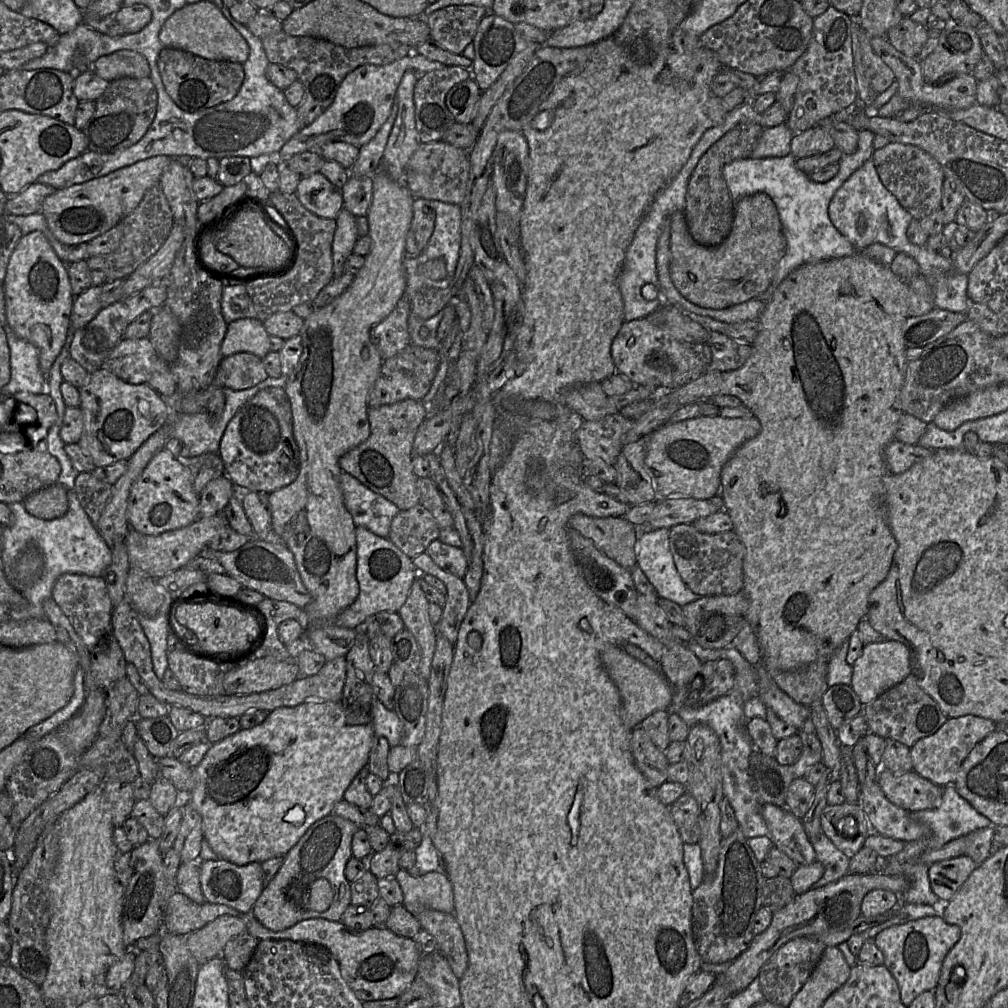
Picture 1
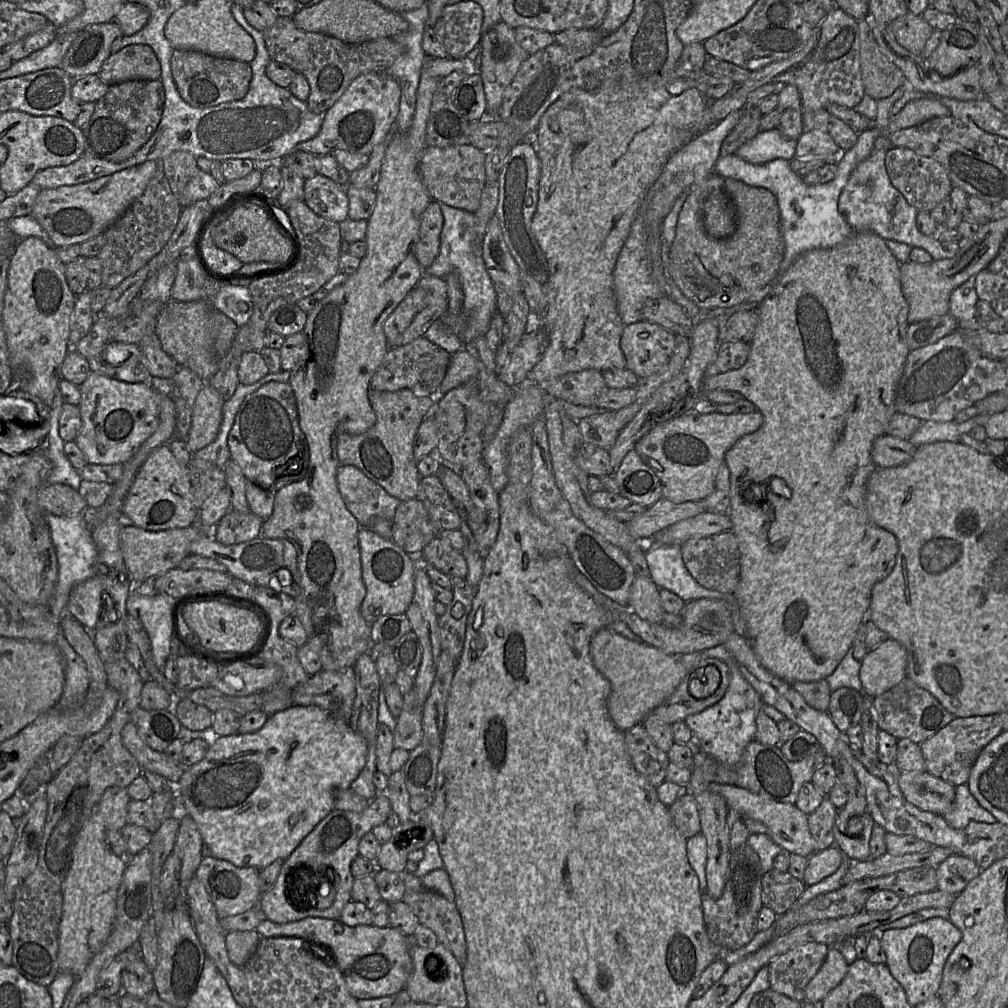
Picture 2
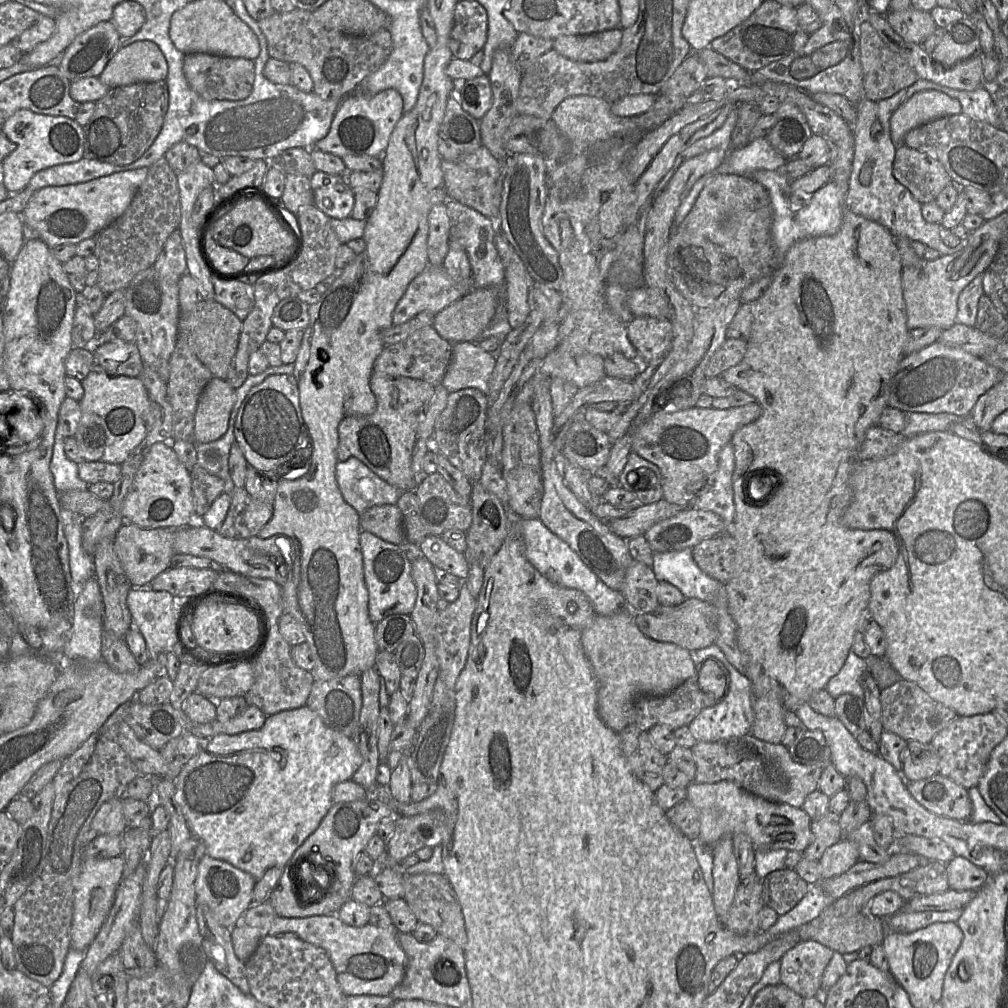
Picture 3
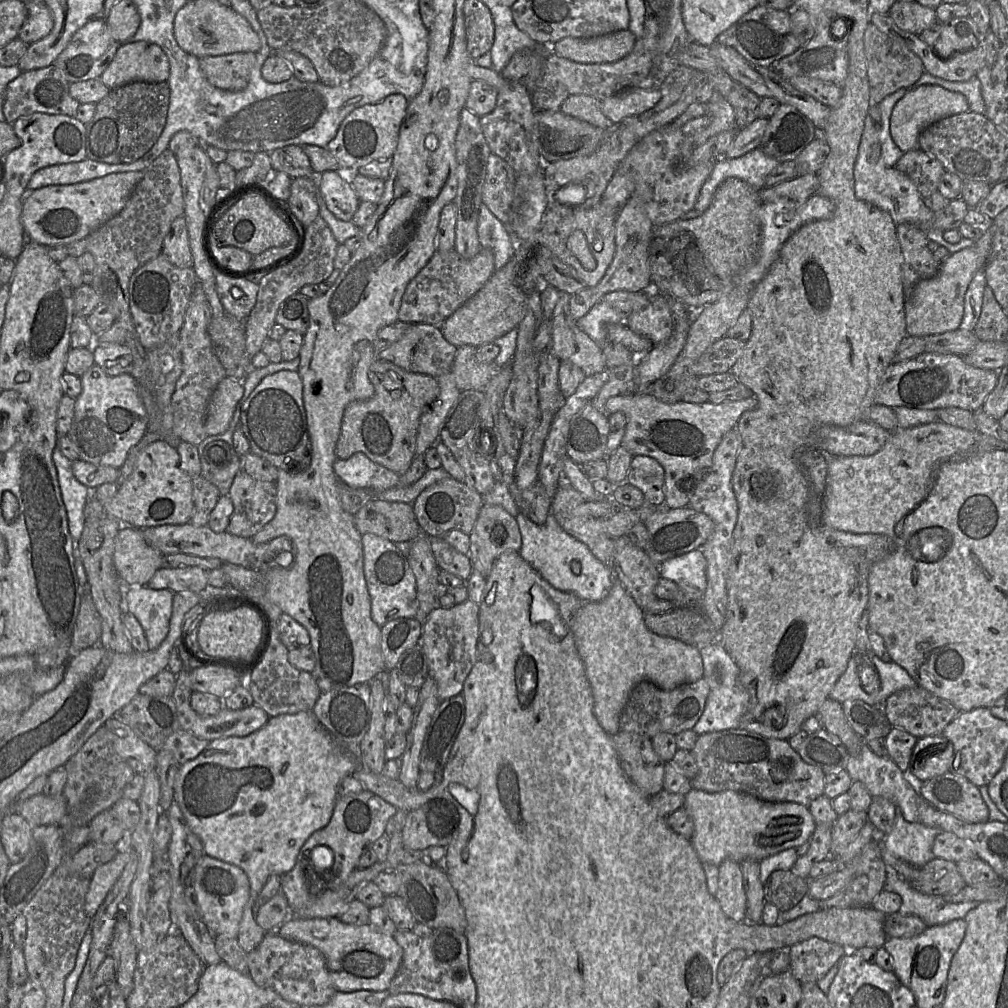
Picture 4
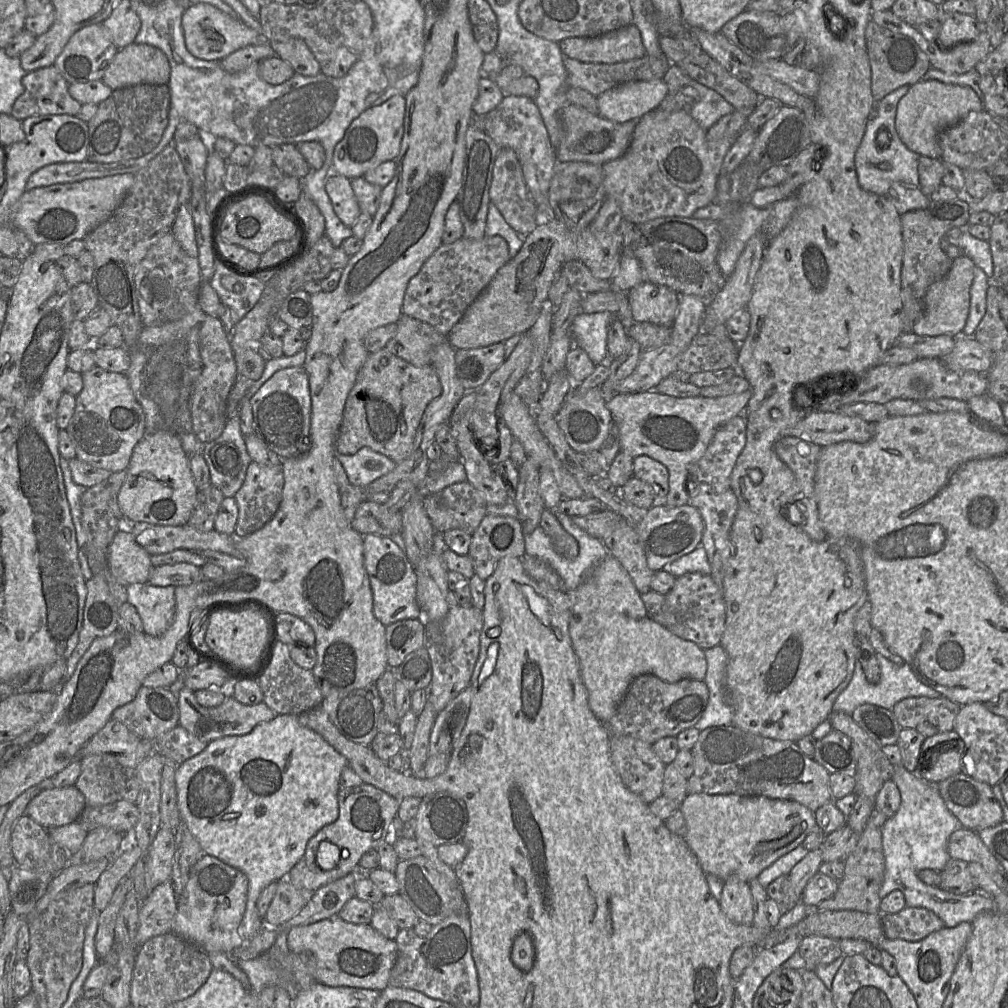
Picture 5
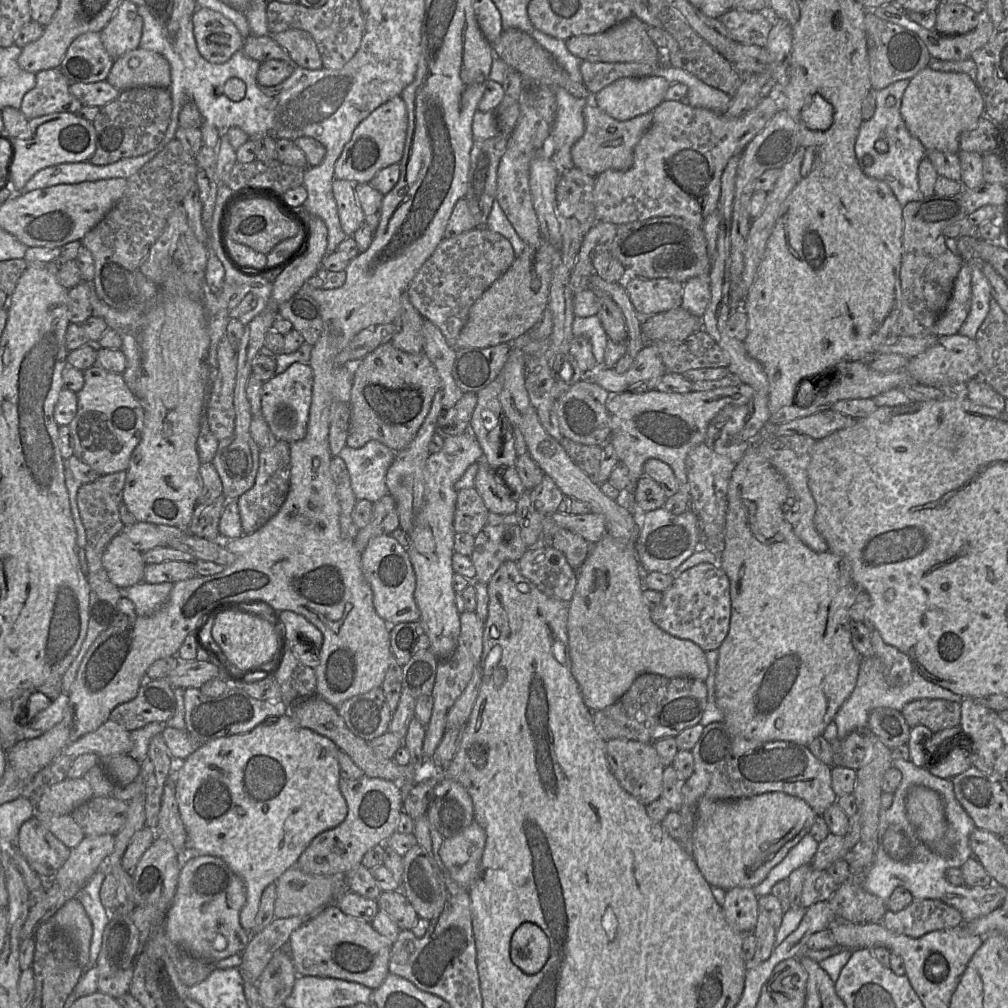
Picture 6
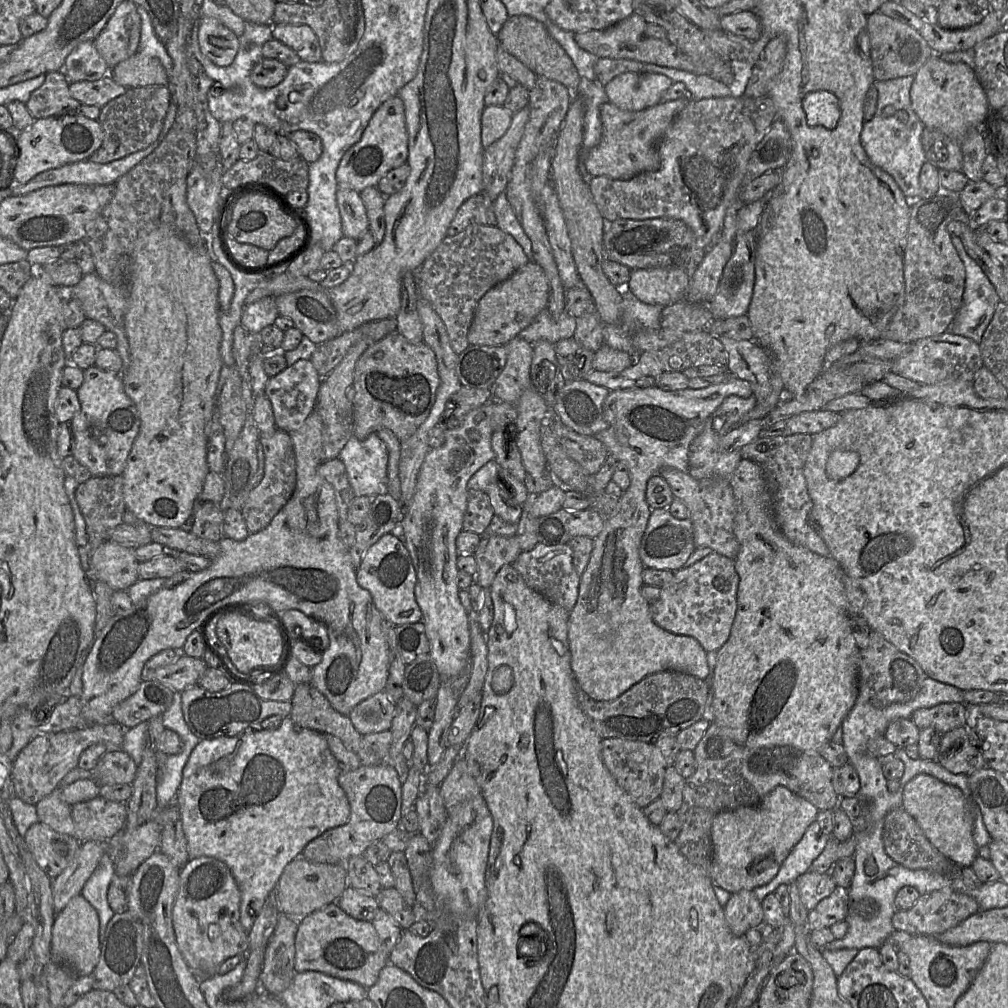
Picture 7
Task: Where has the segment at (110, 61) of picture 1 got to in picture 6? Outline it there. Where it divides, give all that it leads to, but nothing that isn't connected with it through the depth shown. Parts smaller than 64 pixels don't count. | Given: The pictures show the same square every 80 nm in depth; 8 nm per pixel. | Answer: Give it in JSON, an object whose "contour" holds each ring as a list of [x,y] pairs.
{"contour":[[[138,47],[114,59],[106,81],[119,91],[136,87],[170,88],[170,65],[161,54]]]}

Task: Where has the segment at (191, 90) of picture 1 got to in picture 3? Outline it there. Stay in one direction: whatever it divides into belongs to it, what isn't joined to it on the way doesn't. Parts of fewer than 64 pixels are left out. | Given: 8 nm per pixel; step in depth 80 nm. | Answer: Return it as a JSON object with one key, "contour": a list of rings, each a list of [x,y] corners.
{"contour":[[[190,53],[185,54],[183,73],[191,88],[206,100],[240,101],[246,99],[252,92],[255,63],[245,58]]]}

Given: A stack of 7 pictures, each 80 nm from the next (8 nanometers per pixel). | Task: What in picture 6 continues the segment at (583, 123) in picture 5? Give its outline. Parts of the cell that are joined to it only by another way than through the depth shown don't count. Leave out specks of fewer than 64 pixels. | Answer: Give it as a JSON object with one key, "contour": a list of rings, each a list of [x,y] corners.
{"contour":[[[590,97],[583,108],[585,131],[571,148],[571,158],[574,166],[585,172],[598,175],[606,170],[624,171],[633,164],[634,148],[653,120],[653,113],[648,112],[626,121],[617,120],[595,104],[595,97]]]}

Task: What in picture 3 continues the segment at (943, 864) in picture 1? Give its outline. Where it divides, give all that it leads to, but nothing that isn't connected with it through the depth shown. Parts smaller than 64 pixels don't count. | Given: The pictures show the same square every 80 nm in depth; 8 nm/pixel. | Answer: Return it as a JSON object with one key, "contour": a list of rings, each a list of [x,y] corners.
{"contour":[[[961,856],[946,863],[946,871],[949,888],[955,891],[978,890],[990,878],[985,870]]]}

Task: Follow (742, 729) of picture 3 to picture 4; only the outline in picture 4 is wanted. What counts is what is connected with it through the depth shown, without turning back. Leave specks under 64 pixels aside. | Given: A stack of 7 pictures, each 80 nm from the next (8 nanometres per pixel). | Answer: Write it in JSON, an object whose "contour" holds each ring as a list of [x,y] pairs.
{"contour":[[[719,642],[698,648],[700,648],[703,661],[703,676],[710,686],[710,692],[705,708],[692,730],[697,735],[701,735],[709,732],[739,728],[740,719],[746,712],[749,704],[749,693],[740,681],[739,667]]]}

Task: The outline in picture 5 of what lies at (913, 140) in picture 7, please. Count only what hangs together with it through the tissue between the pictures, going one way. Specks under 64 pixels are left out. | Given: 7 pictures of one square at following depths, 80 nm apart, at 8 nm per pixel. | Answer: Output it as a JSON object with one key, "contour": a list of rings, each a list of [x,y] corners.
{"contour":[[[903,85],[878,102],[878,115],[869,119],[865,133],[855,153],[855,168],[860,187],[889,199],[899,215],[912,210],[925,209],[930,199],[920,188],[918,163],[921,155],[911,151],[900,139],[895,128],[897,105],[908,92],[909,85]]]}

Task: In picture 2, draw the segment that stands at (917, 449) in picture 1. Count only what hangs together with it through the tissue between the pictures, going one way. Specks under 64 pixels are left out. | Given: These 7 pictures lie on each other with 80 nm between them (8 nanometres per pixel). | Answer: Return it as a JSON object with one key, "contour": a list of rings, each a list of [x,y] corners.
{"contour":[[[883,434],[875,439],[871,457],[876,467],[890,468],[908,463],[918,447],[909,440]]]}

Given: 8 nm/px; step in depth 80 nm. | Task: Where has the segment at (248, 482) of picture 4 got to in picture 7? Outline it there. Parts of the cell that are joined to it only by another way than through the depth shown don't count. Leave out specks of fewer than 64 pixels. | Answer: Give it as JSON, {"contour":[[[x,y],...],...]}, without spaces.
{"contour":[[[276,428],[270,436],[261,436],[264,452],[264,476],[250,491],[241,508],[250,533],[256,533],[269,525],[274,516],[287,503],[296,486],[296,457],[290,434]]]}

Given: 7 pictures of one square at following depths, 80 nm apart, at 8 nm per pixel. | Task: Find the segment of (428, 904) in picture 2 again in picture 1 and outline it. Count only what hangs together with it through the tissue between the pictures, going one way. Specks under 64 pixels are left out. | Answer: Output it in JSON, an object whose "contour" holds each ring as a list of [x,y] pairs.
{"contour":[[[427,909],[416,916],[422,929],[437,941],[437,950],[447,959],[454,975],[460,979],[468,966],[468,955],[461,928],[452,913]]]}

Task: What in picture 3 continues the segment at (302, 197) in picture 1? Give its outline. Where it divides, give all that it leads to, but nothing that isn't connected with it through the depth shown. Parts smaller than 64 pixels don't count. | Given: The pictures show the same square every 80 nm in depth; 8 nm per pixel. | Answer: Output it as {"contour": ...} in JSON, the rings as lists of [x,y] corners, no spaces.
{"contour":[[[316,171],[310,177],[310,183],[313,204],[318,209],[330,218],[350,217],[355,203],[355,190],[349,185],[346,176]]]}

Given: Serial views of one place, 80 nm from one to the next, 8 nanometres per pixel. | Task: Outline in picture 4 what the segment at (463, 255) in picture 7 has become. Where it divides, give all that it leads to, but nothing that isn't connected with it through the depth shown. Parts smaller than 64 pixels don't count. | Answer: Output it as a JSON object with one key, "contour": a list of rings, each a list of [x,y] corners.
{"contour":[[[481,248],[470,259],[463,258],[454,249],[436,251],[407,285],[398,311],[398,321],[430,324],[440,328],[449,316],[486,284],[495,271],[494,254],[490,249]]]}

